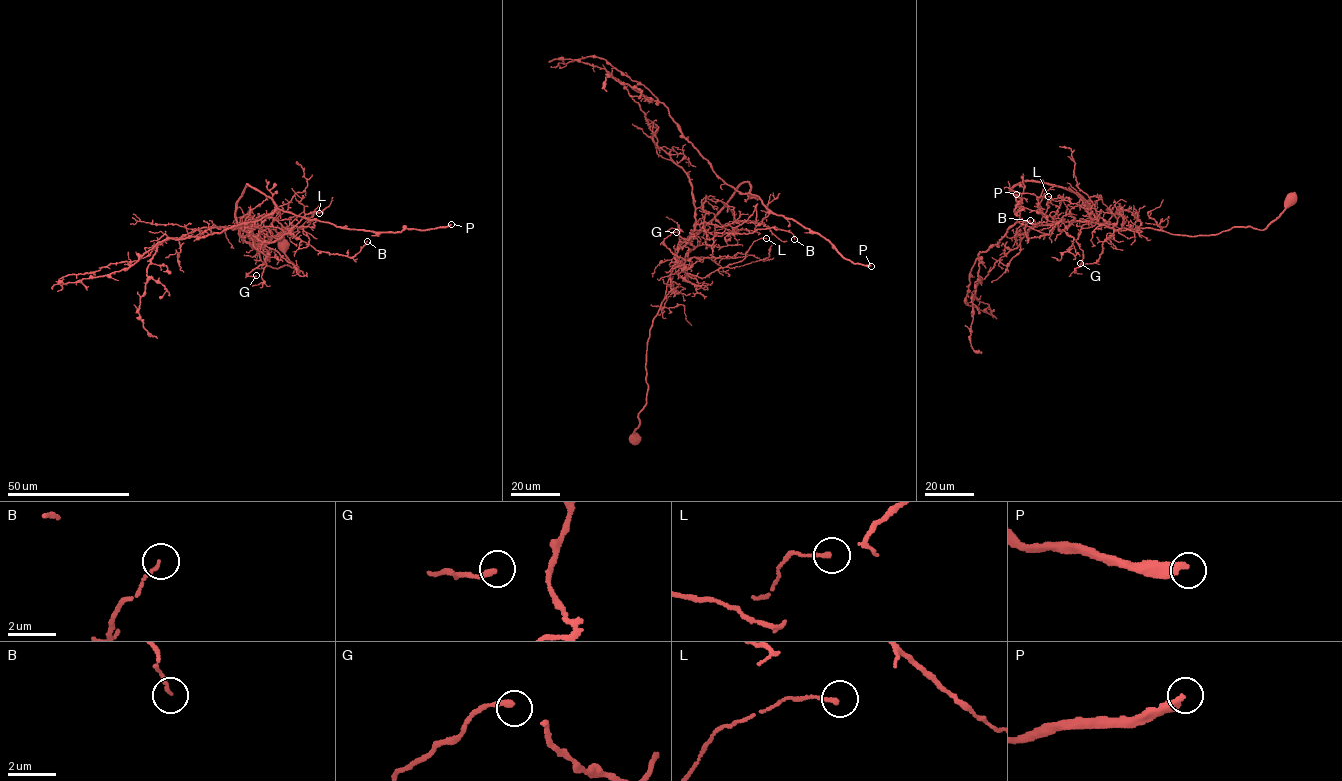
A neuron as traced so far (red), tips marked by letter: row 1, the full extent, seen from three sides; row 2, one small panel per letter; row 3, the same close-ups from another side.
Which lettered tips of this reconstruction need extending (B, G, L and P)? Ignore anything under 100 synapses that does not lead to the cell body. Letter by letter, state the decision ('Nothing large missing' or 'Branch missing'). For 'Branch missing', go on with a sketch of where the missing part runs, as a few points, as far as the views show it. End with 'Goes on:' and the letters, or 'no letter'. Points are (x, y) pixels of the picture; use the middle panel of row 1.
B: Nothing large missing
G: Nothing large missing
L: Nothing large missing
P: Branch missing
Goes on: P

